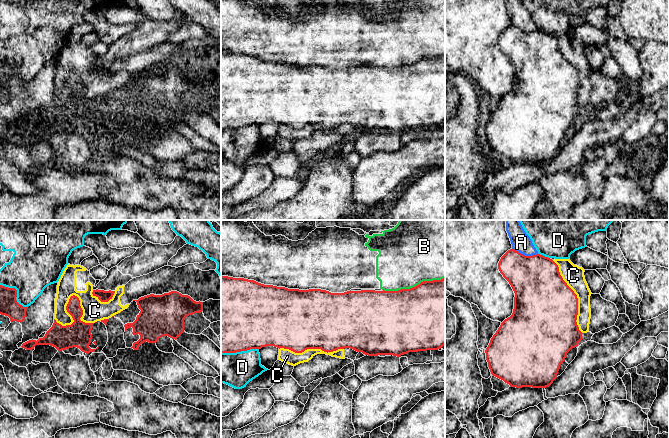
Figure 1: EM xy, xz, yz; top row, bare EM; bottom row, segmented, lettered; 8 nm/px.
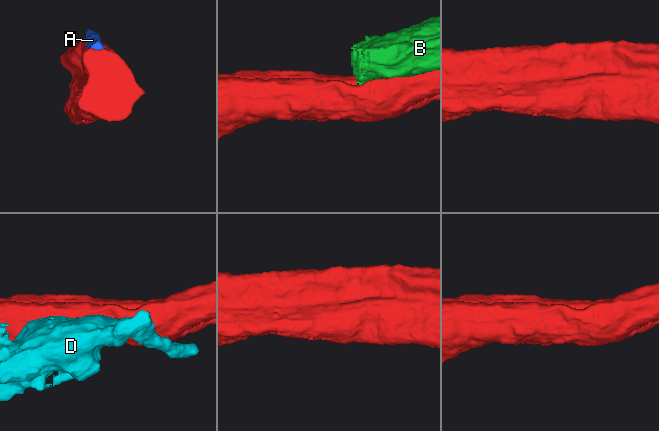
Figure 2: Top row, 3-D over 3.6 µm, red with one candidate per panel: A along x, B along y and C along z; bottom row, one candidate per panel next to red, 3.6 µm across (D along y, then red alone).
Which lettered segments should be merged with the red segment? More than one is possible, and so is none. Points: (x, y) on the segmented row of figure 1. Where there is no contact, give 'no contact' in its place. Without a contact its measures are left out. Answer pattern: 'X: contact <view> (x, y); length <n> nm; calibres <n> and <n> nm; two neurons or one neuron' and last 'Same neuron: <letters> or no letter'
A: contact yz (524, 255); length 220 nm; calibres 400 and 160 nm; two neurons
B: contact xz (413, 287); length 500 nm; calibres 500 and 460 nm; two neurons
C: contact xy (70, 297); length 340 nm; calibres 120 and 180 nm; two neurons
D: contact xy (16, 293); length 300 nm; calibres 150 and 380 nm; two neurons
Same neuron: no letter

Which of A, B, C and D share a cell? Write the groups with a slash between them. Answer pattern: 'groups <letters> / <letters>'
groups A C / B / D

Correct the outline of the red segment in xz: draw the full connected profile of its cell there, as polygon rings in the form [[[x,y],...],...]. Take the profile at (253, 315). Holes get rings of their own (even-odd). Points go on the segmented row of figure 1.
[[[221,275],[221,353],[236,353],[250,349],[261,349],[266,346],[289,349],[302,353],[307,349],[321,349],[333,352],[338,349],[350,348],[368,356],[393,355],[400,357],[409,352],[438,350],[445,345],[445,278],[441,280],[423,281],[410,289],[384,291],[382,289],[351,289],[344,293],[331,293],[321,289],[288,289],[273,285],[264,285],[254,280],[233,278]]]

